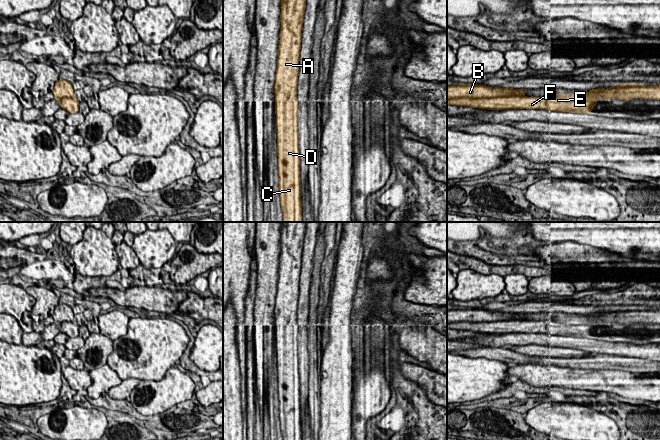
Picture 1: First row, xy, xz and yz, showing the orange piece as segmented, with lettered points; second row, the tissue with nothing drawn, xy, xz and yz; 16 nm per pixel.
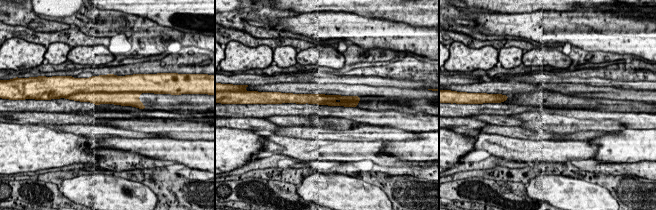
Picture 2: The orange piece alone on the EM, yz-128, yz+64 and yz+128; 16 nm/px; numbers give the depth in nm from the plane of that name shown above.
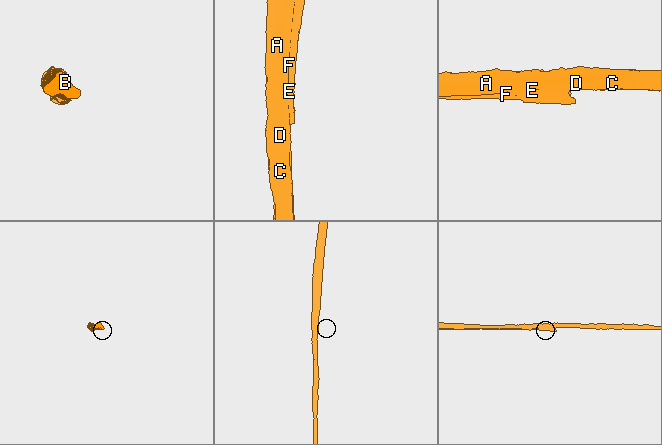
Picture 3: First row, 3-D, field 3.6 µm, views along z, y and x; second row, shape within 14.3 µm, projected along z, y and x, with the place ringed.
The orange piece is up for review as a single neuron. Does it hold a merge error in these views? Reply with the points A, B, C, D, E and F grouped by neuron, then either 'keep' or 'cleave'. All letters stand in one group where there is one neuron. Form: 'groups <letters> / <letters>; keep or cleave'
groups A B C D / E F; cleave

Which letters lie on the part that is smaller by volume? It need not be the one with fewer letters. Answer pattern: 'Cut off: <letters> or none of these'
Cut off: E, F

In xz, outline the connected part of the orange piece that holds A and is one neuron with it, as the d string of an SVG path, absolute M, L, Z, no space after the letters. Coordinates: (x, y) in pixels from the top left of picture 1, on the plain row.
M282 222L275 299L279 418L283 440L302 440L297 308L306 222Z

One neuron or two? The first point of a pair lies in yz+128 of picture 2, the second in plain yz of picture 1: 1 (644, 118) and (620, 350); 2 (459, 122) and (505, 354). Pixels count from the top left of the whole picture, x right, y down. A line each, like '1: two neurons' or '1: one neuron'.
1: one neuron
2: one neuron

